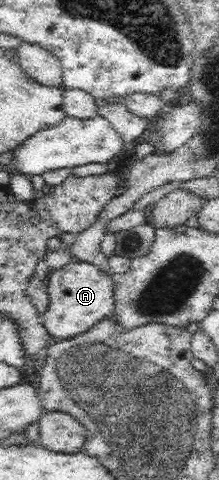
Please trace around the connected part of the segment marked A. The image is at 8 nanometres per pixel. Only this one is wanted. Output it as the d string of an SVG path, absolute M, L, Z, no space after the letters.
M71 262L49 271L46 280L48 305L42 316L42 327L49 338L68 340L89 330L102 318L111 317L114 309L112 279L88 262Z

